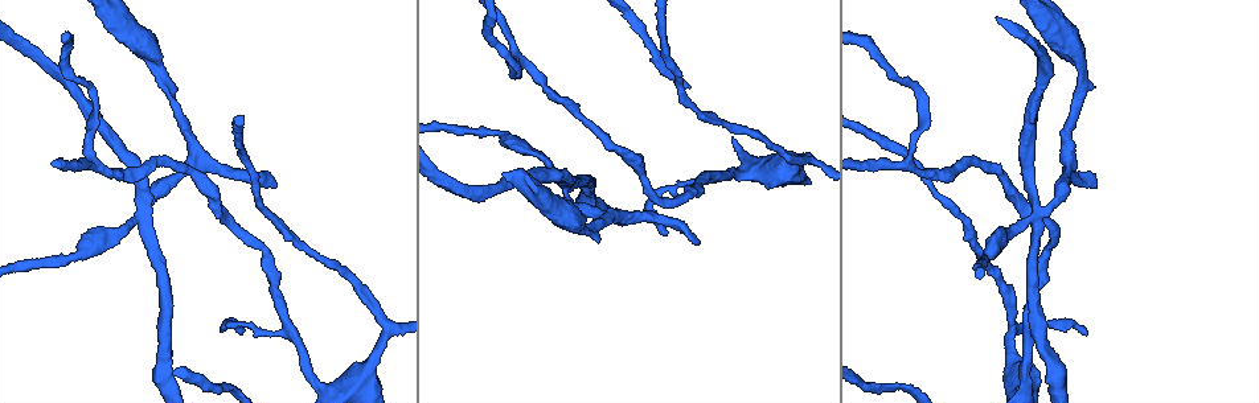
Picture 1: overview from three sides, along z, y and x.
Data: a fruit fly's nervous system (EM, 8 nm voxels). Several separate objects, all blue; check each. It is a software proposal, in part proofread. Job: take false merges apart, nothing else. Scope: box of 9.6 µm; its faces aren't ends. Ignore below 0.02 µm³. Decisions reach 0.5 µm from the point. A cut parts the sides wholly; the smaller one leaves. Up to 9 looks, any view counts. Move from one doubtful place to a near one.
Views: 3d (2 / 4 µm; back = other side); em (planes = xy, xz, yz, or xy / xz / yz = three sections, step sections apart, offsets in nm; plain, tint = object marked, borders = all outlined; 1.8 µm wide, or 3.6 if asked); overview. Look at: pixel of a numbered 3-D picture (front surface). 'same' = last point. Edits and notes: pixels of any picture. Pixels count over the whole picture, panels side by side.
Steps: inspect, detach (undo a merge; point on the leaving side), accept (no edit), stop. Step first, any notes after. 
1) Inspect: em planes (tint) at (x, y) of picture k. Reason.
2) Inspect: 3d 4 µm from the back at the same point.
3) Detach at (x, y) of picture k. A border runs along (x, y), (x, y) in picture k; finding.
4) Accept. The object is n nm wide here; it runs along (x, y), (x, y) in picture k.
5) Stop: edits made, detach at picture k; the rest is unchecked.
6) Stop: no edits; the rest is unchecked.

Inspect: 3d 4 µm at (154, 61) of picture 1. Sudden change in width.

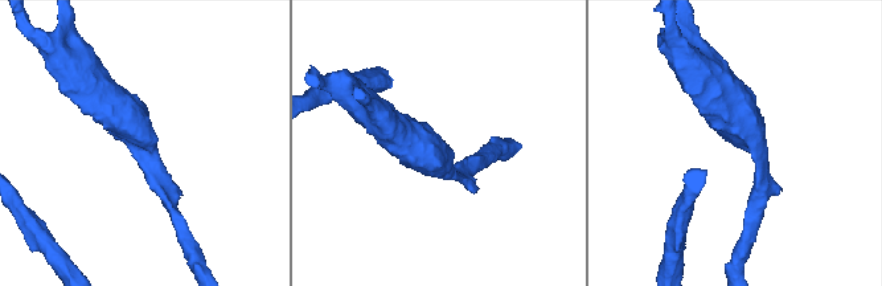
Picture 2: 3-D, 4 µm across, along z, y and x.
Inspect: em 3.6 µm planes (borders) at (441, 168) of picture 2. The arms are 160, 550 nm wide; need the tissue.

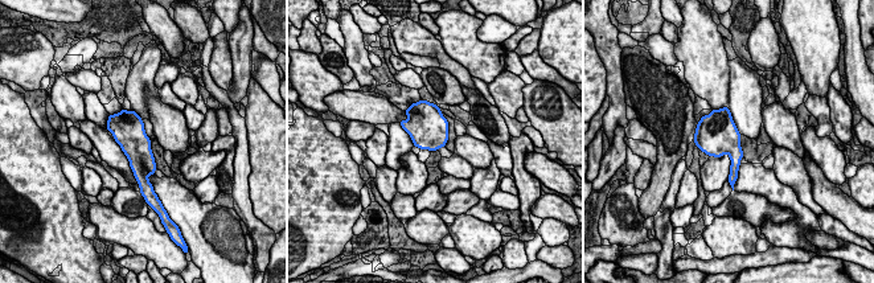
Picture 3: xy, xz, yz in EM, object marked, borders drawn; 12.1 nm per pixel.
Accept. The object is 380 nm wide here; one neuron here.

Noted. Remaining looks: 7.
Inspect: em planes (tint) at (1069, 152) of picture 1. A fork.

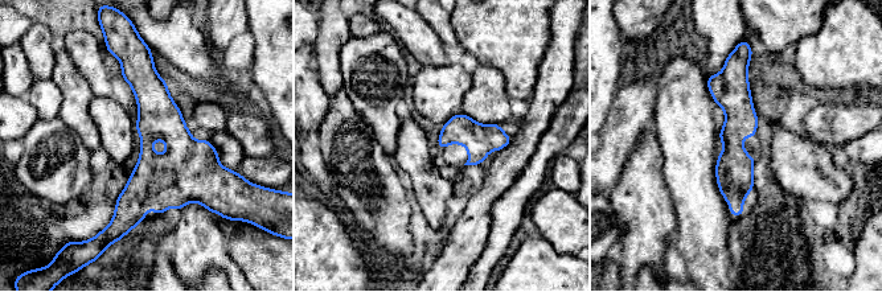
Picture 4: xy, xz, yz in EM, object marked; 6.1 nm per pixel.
Accept. It runs along (139, 65), (147, 189), (131, 222) in picture 4; all the same neuron.

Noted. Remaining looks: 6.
Inspect: em planes (tint) at (142, 213) of picture 1. Sharp bend.

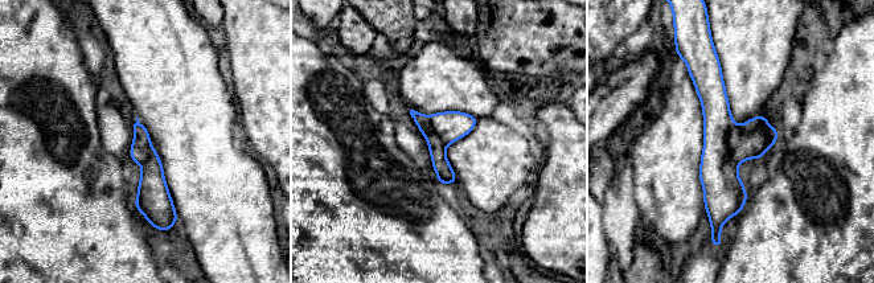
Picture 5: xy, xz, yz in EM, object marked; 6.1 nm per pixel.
Detach at (718, 173) of picture 5. The part that leaves runs along (715, 68), (719, 221) in picture 5; two neurons meet here.

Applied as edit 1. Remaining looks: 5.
Inspect: overview. See it whole again.

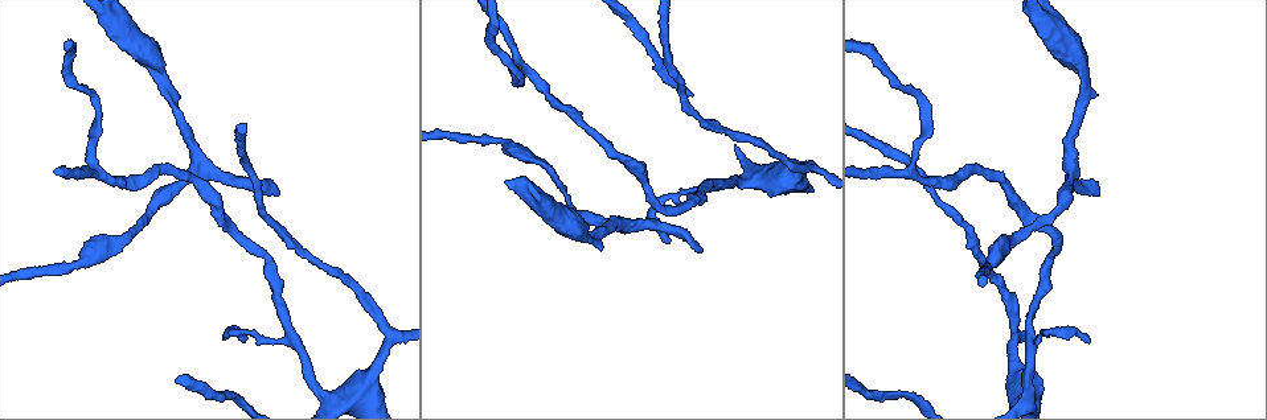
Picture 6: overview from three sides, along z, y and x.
Inspect: 3d 4 µm from the back at (1015, 376) of picture 6. Calibre changes.

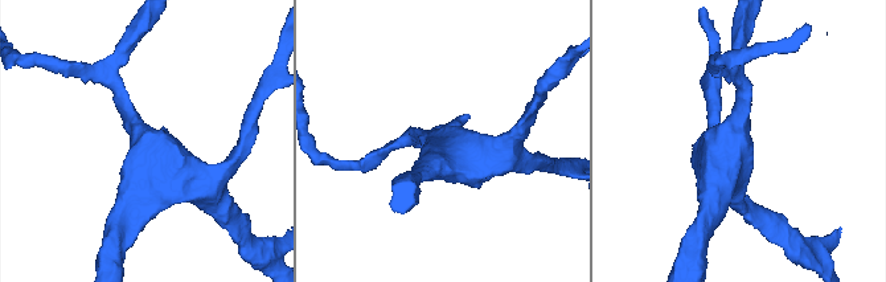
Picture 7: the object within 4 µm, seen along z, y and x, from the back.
Inspect: em 3.6 µm planes (plain) at (439, 140) of picture 7.

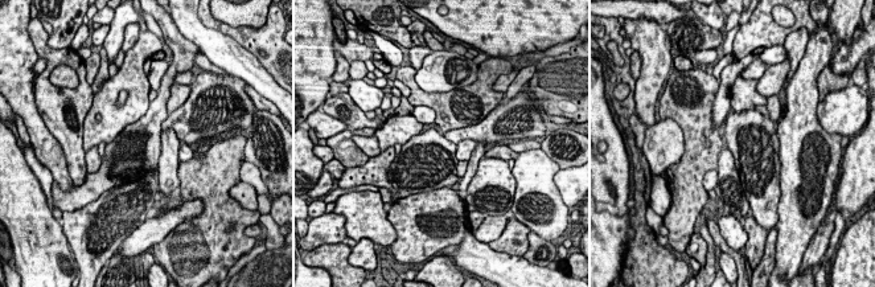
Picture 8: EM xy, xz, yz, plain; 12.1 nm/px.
Inspect: em 3.6 µm planes (tint) at the same point. With the object marked.

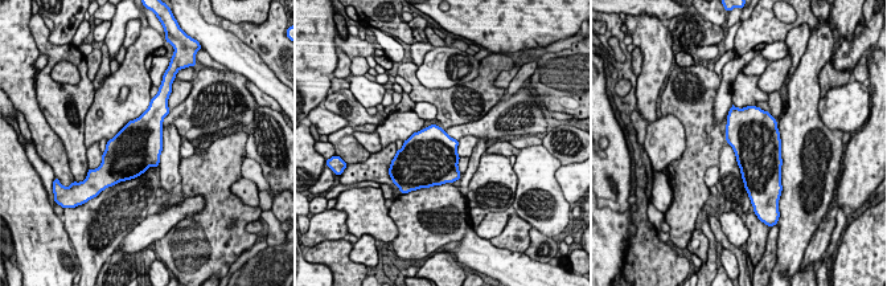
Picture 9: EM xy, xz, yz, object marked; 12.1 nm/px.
Accept. One neuron here.

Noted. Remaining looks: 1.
Stop: edits made, detach at picture 5; the rest is unchecked.

